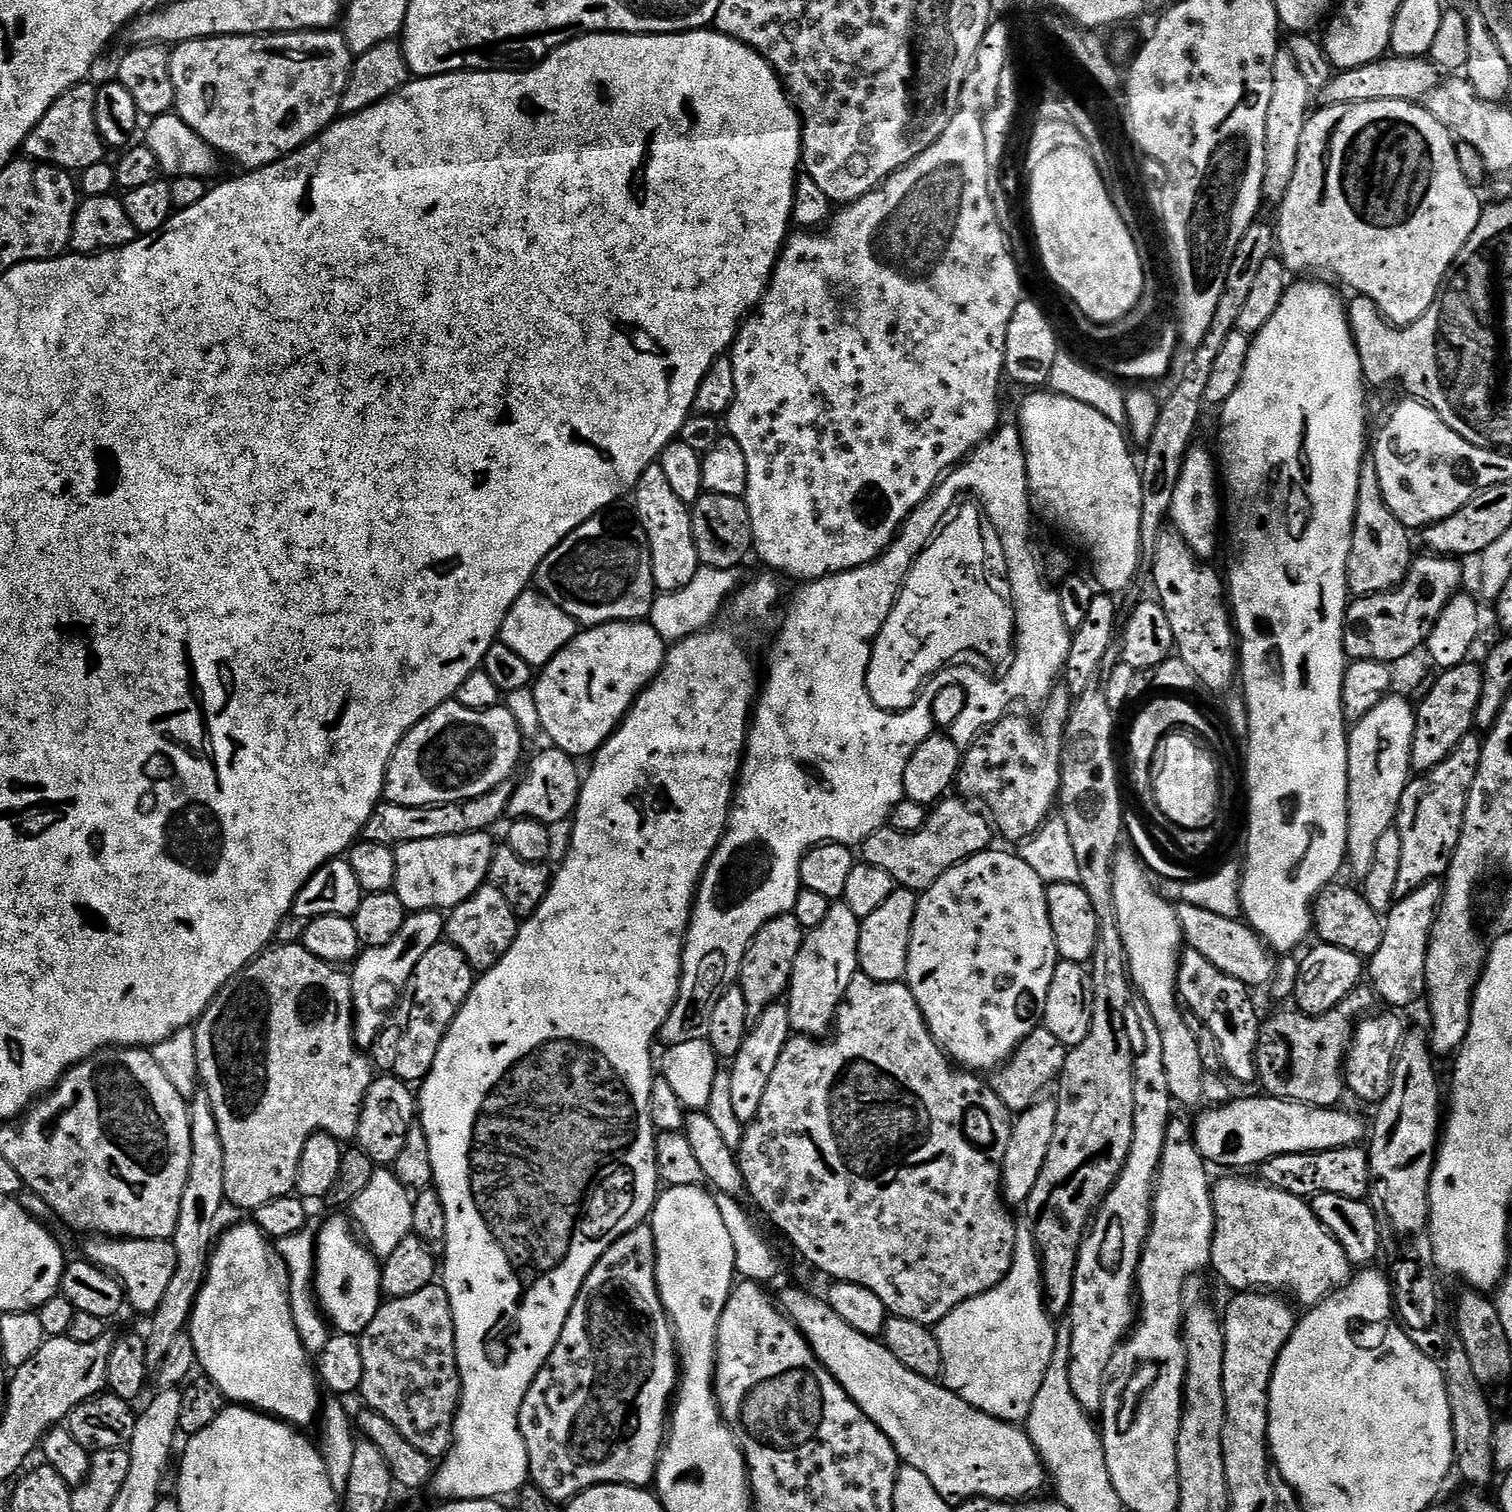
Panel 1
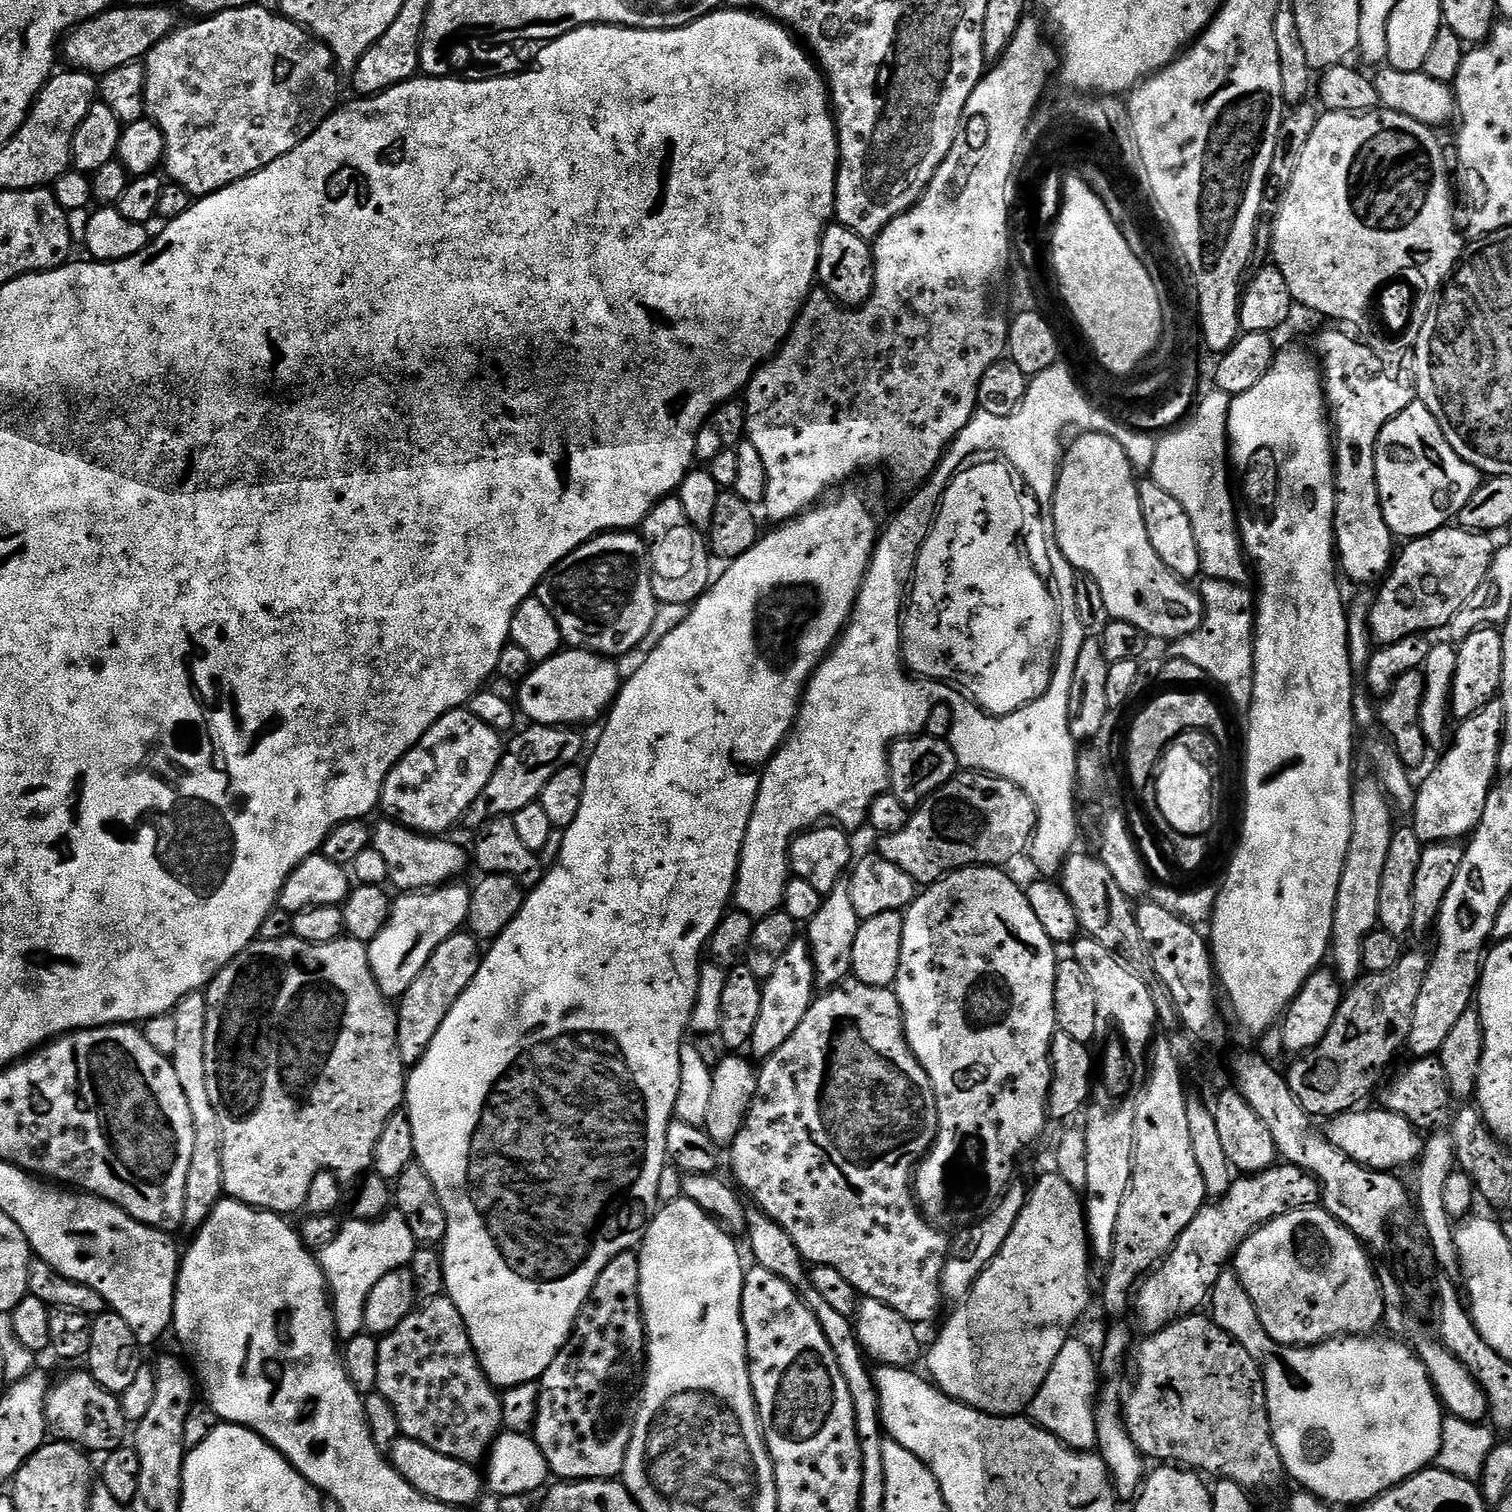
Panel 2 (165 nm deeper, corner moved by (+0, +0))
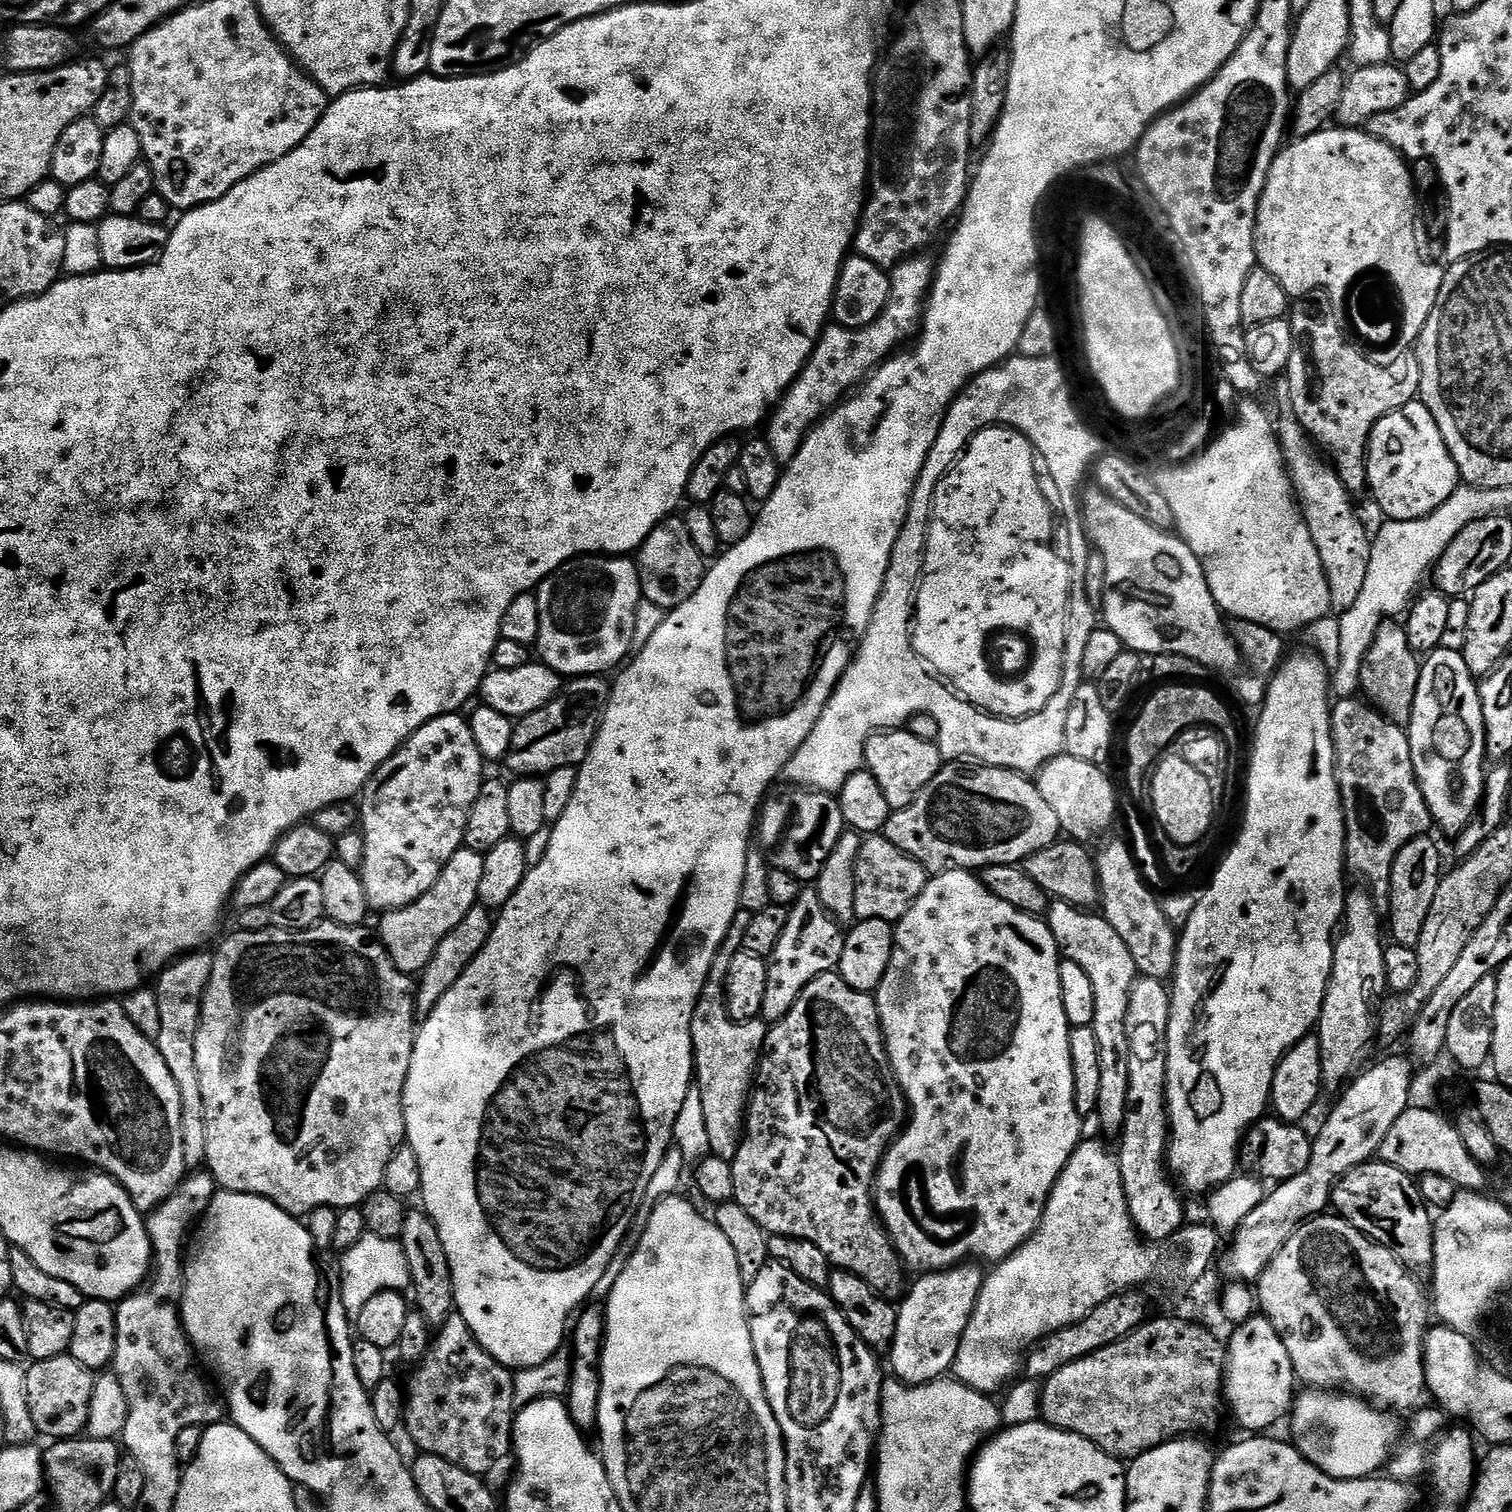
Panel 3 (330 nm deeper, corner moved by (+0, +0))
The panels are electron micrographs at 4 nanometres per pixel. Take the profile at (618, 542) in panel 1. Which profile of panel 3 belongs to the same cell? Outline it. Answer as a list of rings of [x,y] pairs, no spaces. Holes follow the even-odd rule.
[[[599,554],[577,556],[550,573],[534,595],[540,619],[535,651],[540,651],[542,663],[562,678],[608,674],[604,672],[619,669],[629,659],[634,616],[642,599],[640,569],[635,559]]]

